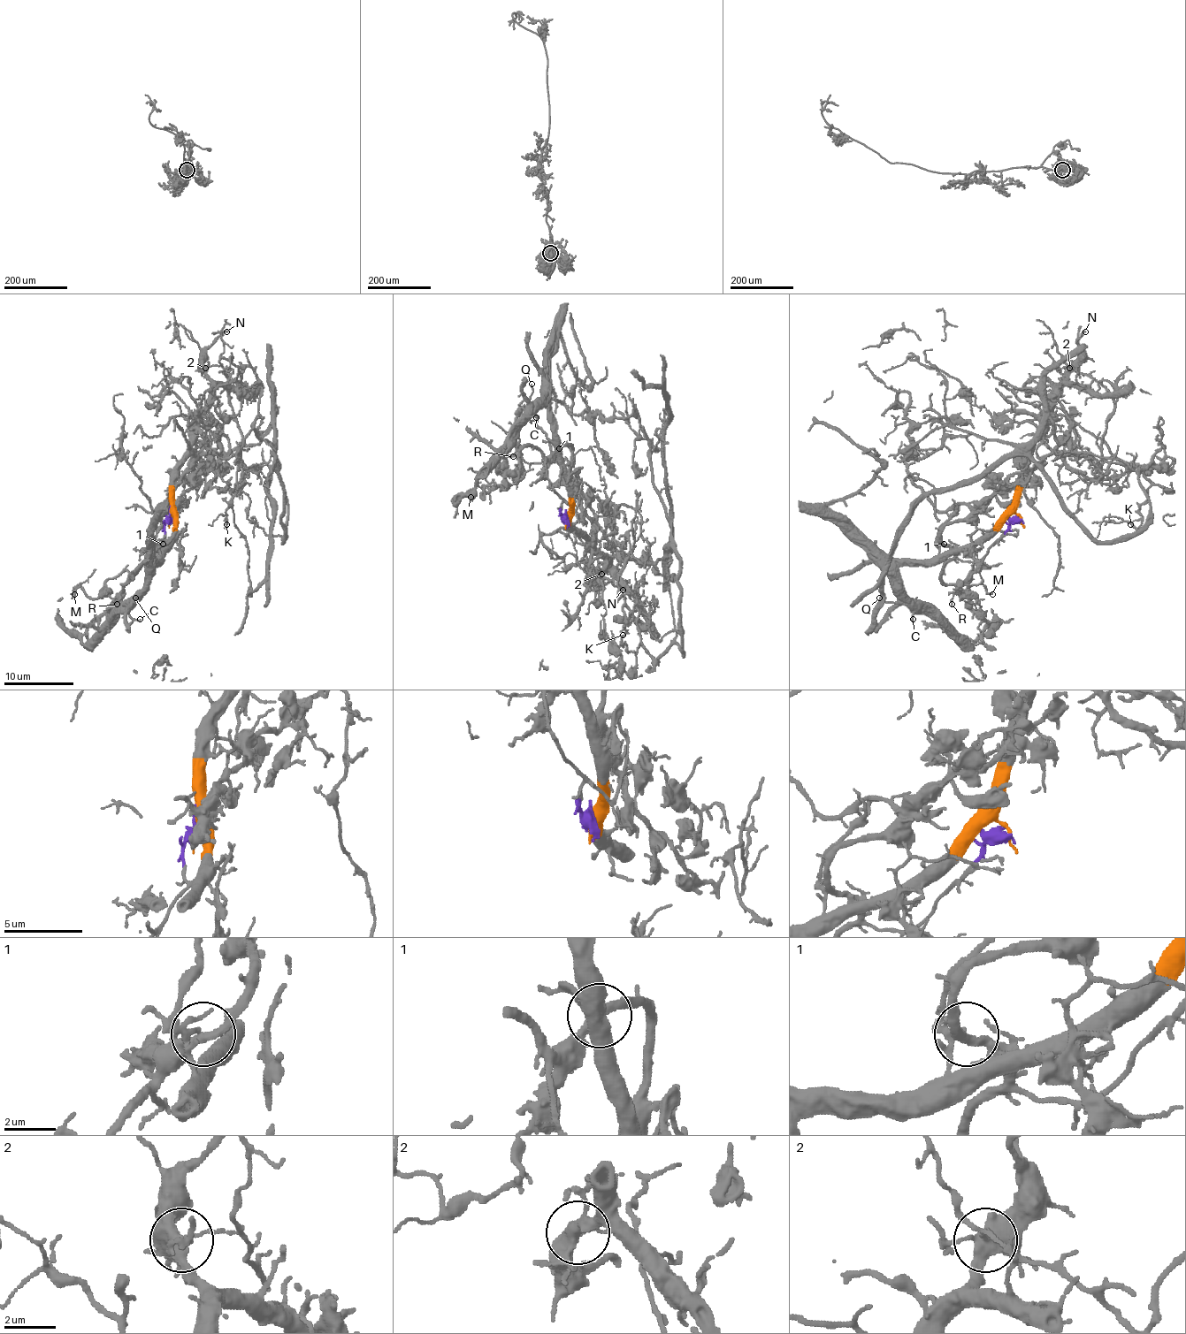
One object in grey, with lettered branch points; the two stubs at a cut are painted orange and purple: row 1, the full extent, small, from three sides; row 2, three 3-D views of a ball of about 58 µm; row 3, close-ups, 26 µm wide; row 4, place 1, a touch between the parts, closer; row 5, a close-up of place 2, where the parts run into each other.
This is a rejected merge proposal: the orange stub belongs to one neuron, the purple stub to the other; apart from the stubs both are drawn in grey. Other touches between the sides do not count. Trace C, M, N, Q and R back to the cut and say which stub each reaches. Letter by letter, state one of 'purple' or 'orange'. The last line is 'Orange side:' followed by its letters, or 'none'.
C: orange
M: purple
N: orange
Q: orange
R: purple
Orange side: C, N, Q

